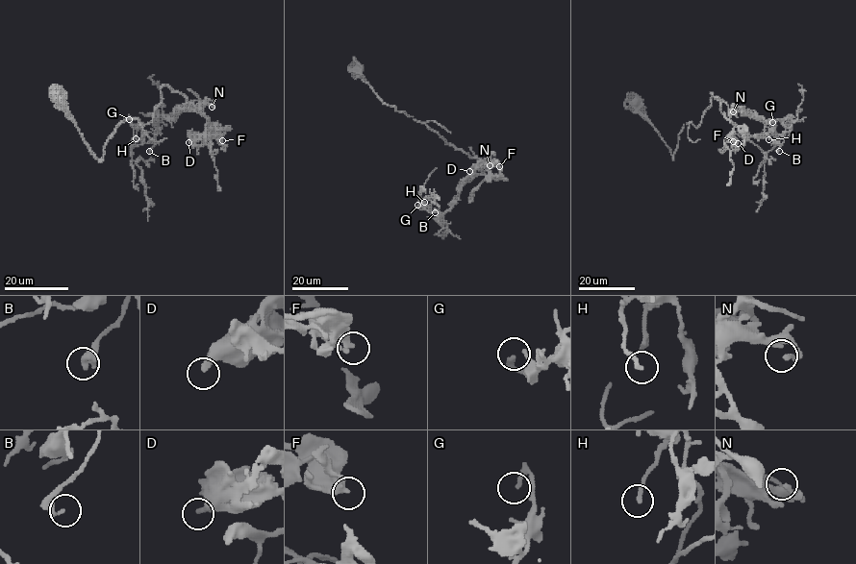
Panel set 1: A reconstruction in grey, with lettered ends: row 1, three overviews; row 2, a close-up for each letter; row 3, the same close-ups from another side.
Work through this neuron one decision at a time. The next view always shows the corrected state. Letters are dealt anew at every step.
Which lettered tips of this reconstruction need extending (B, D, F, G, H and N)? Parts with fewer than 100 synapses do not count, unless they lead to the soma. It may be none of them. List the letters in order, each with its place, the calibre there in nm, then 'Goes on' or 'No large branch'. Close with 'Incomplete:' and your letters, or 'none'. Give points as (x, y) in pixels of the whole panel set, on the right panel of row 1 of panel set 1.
B: Place: (779, 151). Thickness 200 nm. No large branch
D: Place: (738, 143). Thickness 240 nm. Goes on
F: Place: (733, 141). Thickness 360 nm. No large branch
G: Place: (772, 122). Thickness 240 nm. No large branch
H: Place: (768, 139). Thickness 170 nm. No large branch
N: Place: (733, 111). Thickness 190 nm. No large branch
Incomplete: D

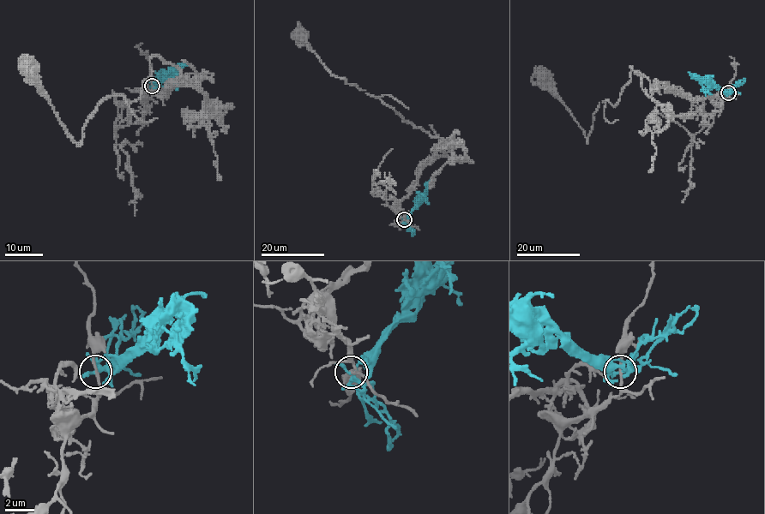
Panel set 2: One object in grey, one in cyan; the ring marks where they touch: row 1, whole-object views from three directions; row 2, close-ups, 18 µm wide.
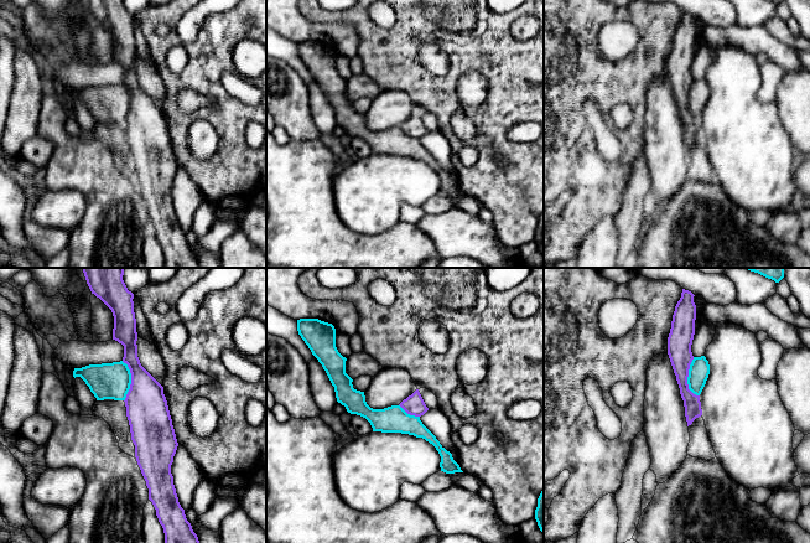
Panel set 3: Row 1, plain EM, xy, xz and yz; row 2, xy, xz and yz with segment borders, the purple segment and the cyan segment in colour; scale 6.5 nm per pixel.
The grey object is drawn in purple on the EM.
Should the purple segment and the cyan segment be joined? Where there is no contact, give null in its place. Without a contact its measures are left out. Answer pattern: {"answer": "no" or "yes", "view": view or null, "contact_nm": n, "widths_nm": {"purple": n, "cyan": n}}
{"answer": "yes", "view": "yz", "contact_nm": 260, "widths_nm": {"purple": 160, "cyan": 130}}

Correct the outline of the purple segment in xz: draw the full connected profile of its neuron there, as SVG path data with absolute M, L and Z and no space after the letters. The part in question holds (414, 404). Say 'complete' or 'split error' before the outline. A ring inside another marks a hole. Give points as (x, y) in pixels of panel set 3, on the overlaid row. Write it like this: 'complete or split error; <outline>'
split error; M318 319L297 320L297 331L326 371L334 387L337 402L351 414L365 418L373 431L401 433L422 438L432 444L441 456L440 467L446 474L463 472L436 436L422 424L420 417L426 407L419 389L404 399L399 405L373 409L365 402L364 392L353 388L353 379L346 373L346 361L336 347L336 329L332 324Z

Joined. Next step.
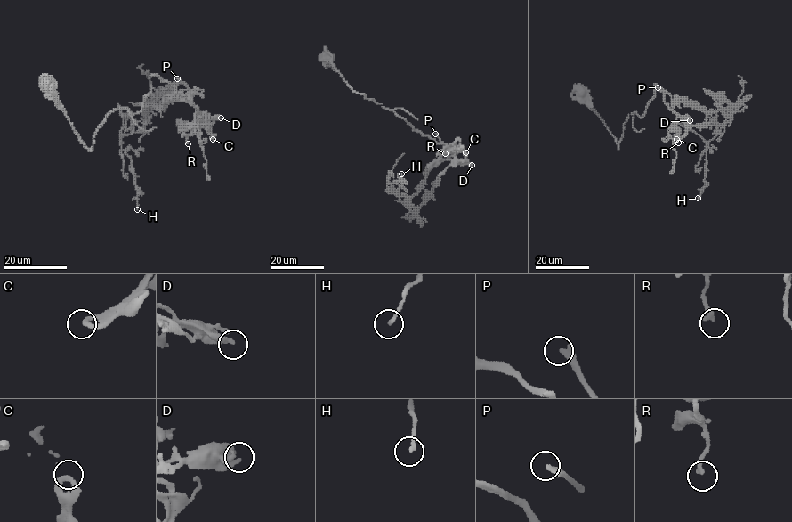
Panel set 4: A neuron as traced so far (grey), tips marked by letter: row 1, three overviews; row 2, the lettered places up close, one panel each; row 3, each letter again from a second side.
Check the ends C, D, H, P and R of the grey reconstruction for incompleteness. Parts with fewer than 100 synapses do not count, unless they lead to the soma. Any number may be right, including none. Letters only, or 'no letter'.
no letter

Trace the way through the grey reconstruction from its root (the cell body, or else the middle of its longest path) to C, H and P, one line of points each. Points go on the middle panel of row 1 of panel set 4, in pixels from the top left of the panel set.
C: (327, 57), (330, 54), (335, 69), (354, 91), (391, 109), (413, 130), (446, 144), (462, 162), (465, 152)
H: (327, 57), (354, 91), (448, 147), (408, 202), (388, 189), (388, 183), (402, 181), (401, 174)
P: (327, 57), (330, 54), (335, 69), (354, 91), (391, 109), (413, 130), (448, 148), (435, 134)

